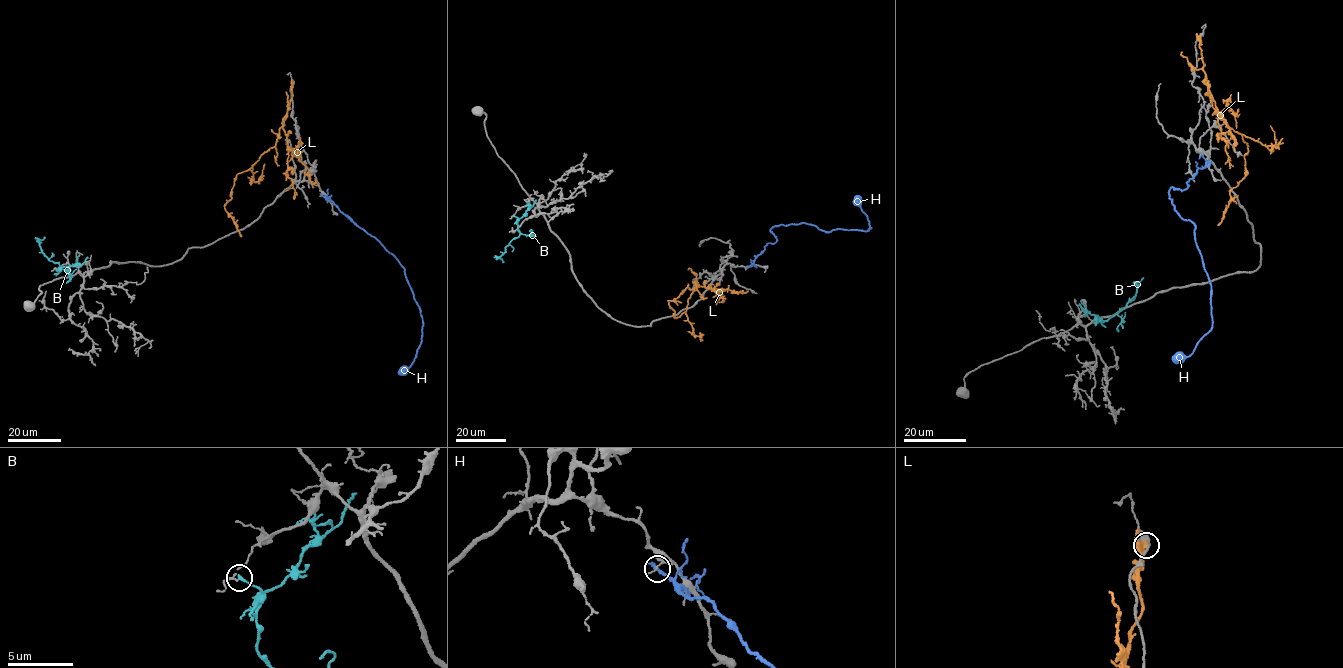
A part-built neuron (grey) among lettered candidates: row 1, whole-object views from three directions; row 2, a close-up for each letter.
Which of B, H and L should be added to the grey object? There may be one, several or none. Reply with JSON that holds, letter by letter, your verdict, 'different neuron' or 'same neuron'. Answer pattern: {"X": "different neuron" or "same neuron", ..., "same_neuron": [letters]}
{"B": "different neuron", "H": "different neuron", "L": "different neuron", "same_neuron": []}

